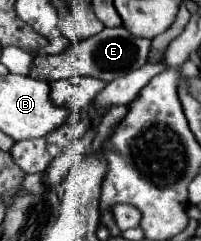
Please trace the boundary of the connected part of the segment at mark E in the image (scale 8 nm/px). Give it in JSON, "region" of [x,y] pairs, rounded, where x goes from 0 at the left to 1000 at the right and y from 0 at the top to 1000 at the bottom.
{"region":[[[527,112],[488,145],[428,162],[388,187],[358,187],[348,203],[289,220],[289,228],[174,237],[154,320],[249,344],[249,336],[338,328],[368,311],[448,311],[448,320],[478,320],[478,328],[547,344],[547,336],[567,336],[647,295],[697,286],[736,245],[746,178],[756,178],[746,162],[647,145],[647,129],[627,129],[617,112]]]}

